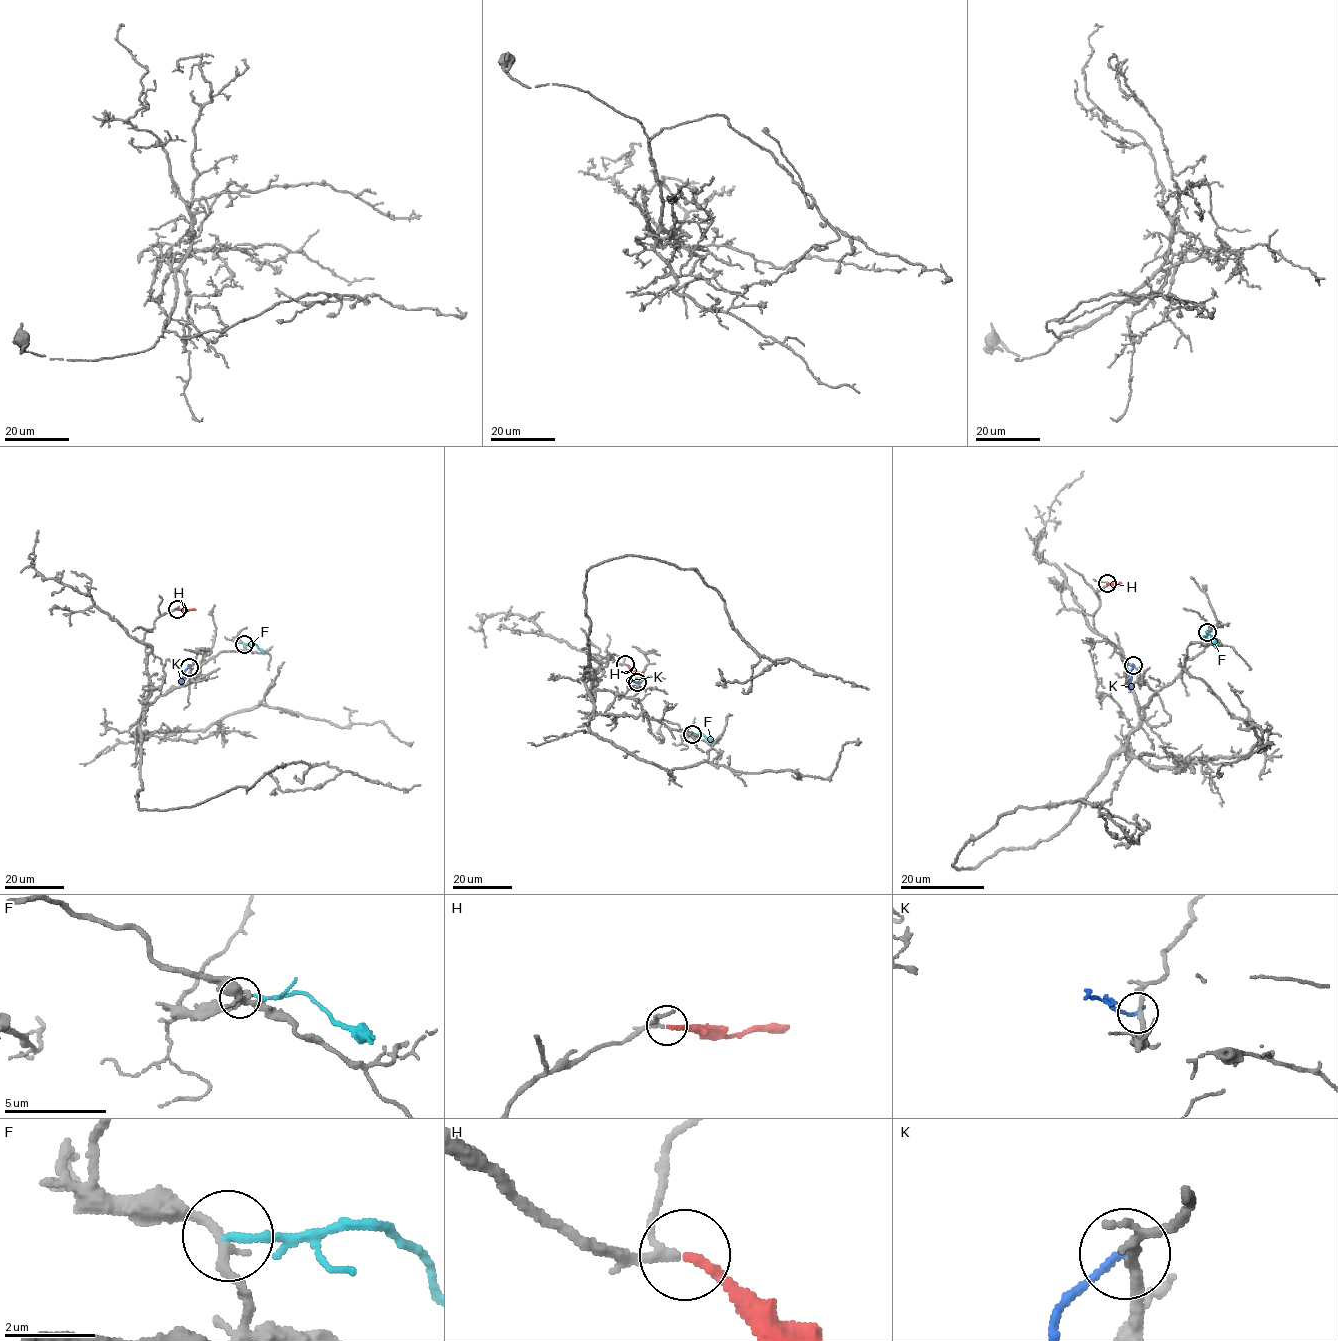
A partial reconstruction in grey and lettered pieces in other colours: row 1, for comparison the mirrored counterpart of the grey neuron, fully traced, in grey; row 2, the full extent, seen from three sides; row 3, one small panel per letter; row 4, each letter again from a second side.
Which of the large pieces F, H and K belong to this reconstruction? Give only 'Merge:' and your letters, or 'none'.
Merge: H

